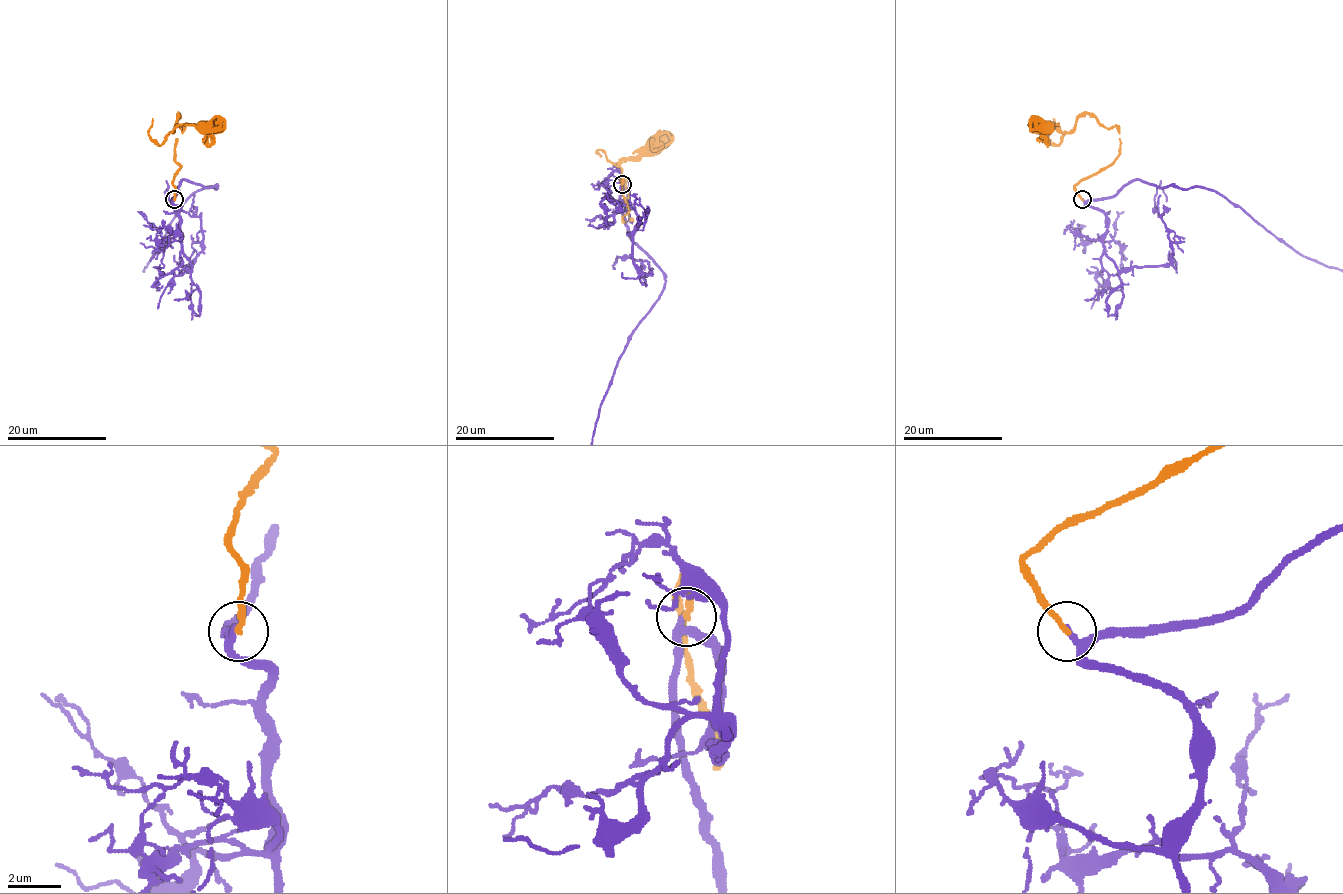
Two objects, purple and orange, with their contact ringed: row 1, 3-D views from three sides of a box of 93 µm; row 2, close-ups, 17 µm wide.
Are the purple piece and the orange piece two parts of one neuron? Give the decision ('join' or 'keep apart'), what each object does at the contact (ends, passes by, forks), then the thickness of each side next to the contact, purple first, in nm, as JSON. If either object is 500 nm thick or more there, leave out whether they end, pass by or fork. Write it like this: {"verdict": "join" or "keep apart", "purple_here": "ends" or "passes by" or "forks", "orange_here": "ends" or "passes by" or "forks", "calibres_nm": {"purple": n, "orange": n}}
{"verdict": "keep apart", "purple_here": "passes by", "orange_here": "ends", "calibres_nm": {"purple": 190, "orange": 240}}

